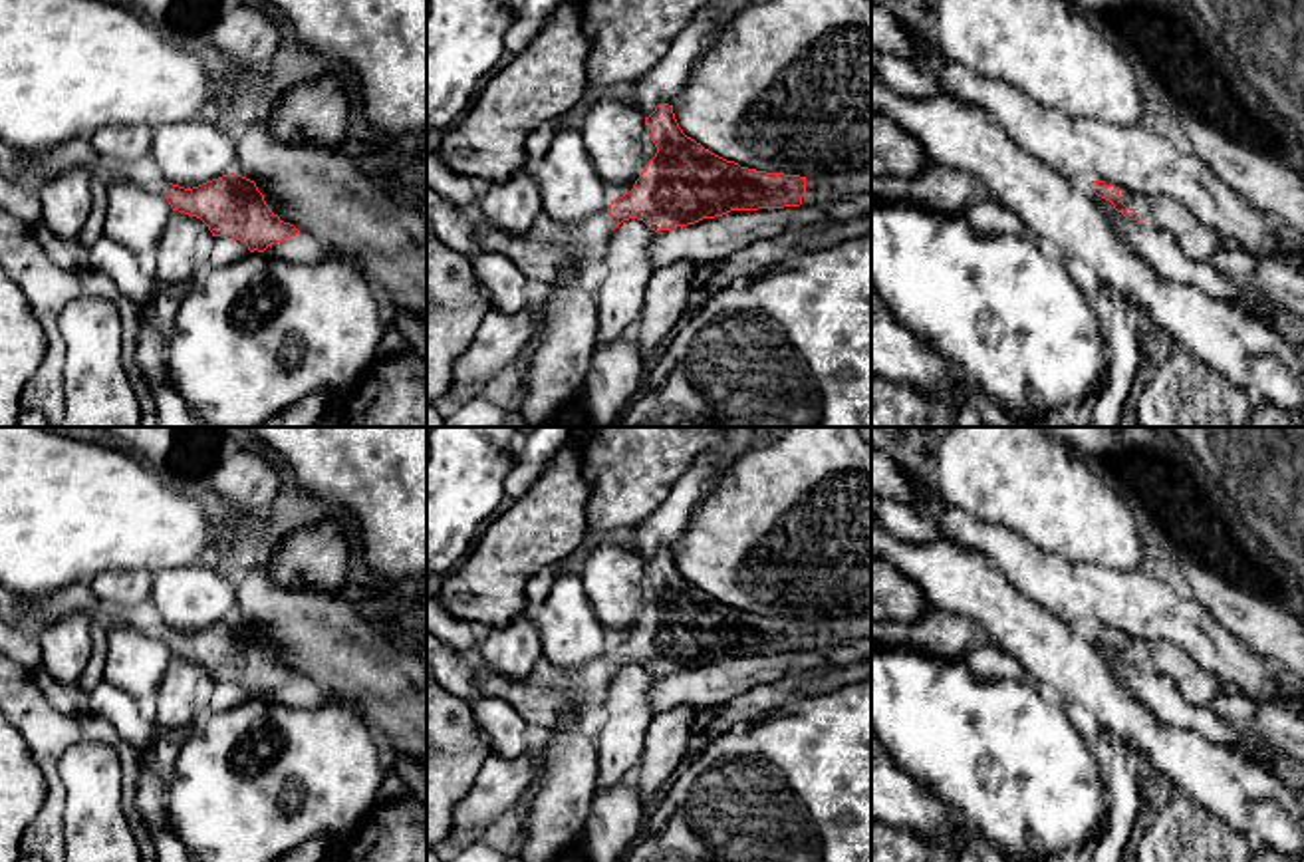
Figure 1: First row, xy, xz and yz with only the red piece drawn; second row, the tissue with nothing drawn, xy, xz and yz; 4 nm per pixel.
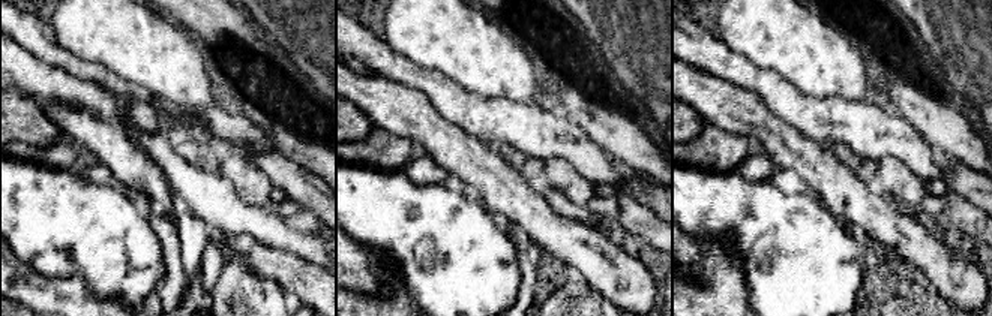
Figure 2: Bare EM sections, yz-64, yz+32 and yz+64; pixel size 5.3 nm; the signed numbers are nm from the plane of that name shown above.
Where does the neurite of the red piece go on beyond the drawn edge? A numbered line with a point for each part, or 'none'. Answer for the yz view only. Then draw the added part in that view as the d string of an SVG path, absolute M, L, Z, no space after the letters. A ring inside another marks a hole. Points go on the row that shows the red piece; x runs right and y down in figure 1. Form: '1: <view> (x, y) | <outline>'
1: yz (1140, 203) | M1102 179L1104 181L1104 179ZM1104 181L1106 185L1113 185L1109 181ZM1113 185L1117 187L1117 185ZM1119 189L1121 203L1137 213L1139 222L1151 222L1151 213L1153 213L1153 199L1141 193L1133 193L1127 189Z

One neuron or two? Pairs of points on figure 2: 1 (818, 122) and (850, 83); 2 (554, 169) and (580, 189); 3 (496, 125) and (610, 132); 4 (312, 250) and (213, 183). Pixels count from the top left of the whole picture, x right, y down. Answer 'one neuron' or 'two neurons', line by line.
1: two neurons
2: one neuron
3: two neurons
4: one neuron

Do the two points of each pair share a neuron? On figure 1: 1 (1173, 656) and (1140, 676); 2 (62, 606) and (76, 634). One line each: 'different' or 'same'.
1: different
2: different

